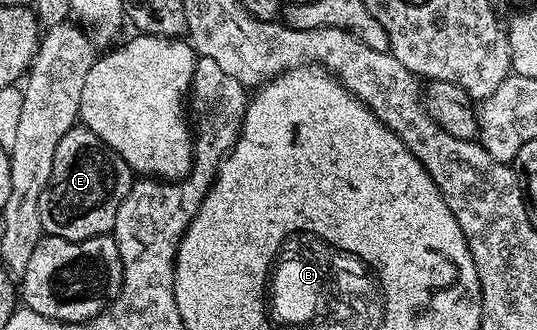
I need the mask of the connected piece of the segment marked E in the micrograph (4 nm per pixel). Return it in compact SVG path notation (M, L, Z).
M83 126L71 128L66 134L62 134L62 142L58 142L58 150L54 150L54 170L50 170L50 182L38 206L45 233L67 240L109 235L118 218L118 206L122 206L133 183L134 173L128 163L112 148L107 148L102 138L98 138L98 134Z

